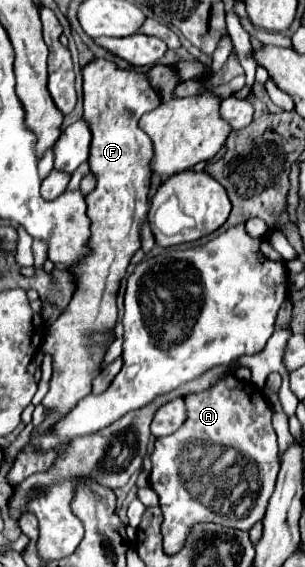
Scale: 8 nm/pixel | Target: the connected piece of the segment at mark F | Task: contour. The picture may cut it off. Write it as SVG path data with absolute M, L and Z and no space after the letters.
M93 59L89 65L83 67L83 121L87 121L89 129L91 129L91 155L89 155L89 165L91 165L91 173L97 179L97 187L85 197L87 201L87 215L91 219L91 239L89 239L89 247L93 249L93 253L83 261L83 265L79 265L77 273L79 273L79 287L75 289L75 295L69 303L69 307L61 313L59 319L55 319L49 327L47 333L43 337L43 345L41 349L51 353L53 357L53 377L49 383L49 393L43 399L43 405L51 409L49 417L33 431L33 433L43 433L45 429L49 429L59 417L63 417L79 399L83 399L85 395L91 393L91 381L97 375L99 363L105 355L103 349L85 349L83 347L83 333L93 333L93 331L111 331L115 327L117 321L117 305L115 305L115 295L119 289L119 281L123 279L129 259L133 257L133 253L141 247L139 243L139 231L147 217L149 211L149 179L151 179L151 169L149 169L149 161L151 161L151 139L137 127L141 115L153 111L155 107L159 107L159 99L153 91L153 87L149 85L147 77L141 71L123 71L119 69L115 63L105 61L105 59Z

